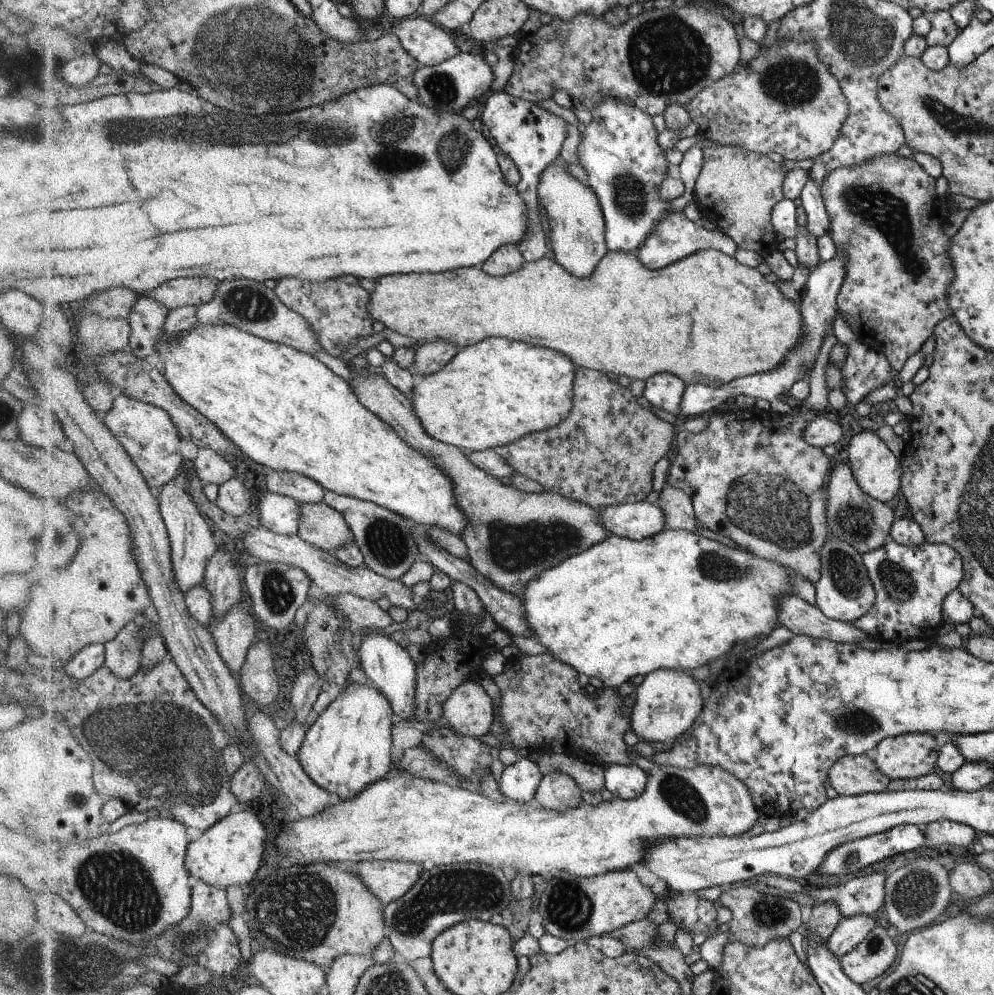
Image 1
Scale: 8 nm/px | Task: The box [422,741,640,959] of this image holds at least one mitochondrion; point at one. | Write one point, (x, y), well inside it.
(569, 907)

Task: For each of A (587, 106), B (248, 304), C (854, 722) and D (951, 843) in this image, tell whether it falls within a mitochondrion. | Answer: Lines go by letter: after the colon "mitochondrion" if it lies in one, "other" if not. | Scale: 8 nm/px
A: other
B: mitochondrion
C: mitochondrion
D: other

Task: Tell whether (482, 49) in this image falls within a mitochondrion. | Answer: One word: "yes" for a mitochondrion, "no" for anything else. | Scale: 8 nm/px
no

